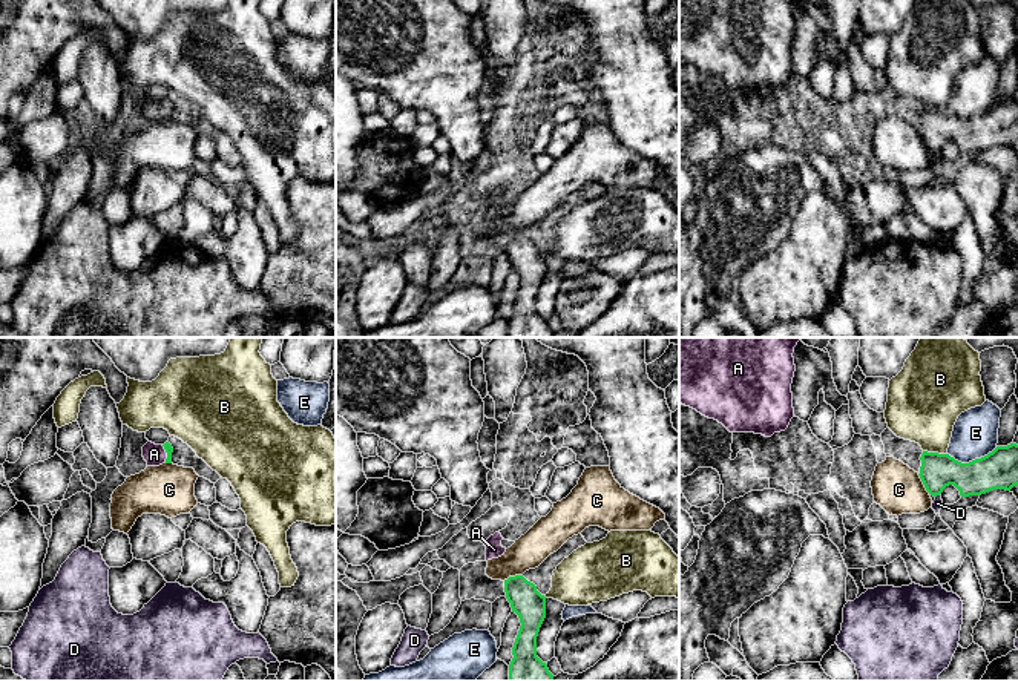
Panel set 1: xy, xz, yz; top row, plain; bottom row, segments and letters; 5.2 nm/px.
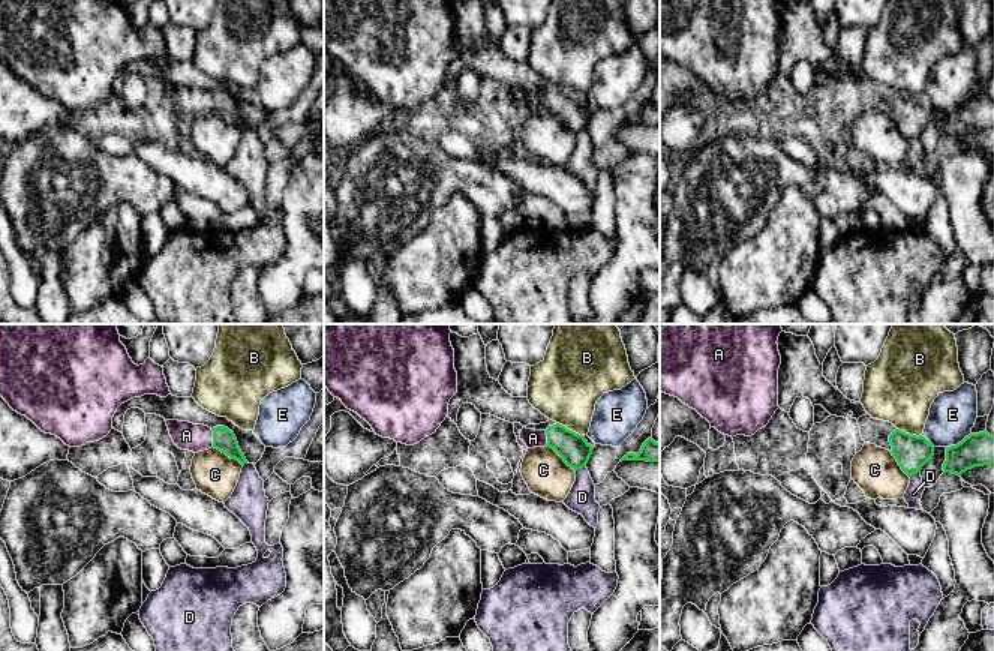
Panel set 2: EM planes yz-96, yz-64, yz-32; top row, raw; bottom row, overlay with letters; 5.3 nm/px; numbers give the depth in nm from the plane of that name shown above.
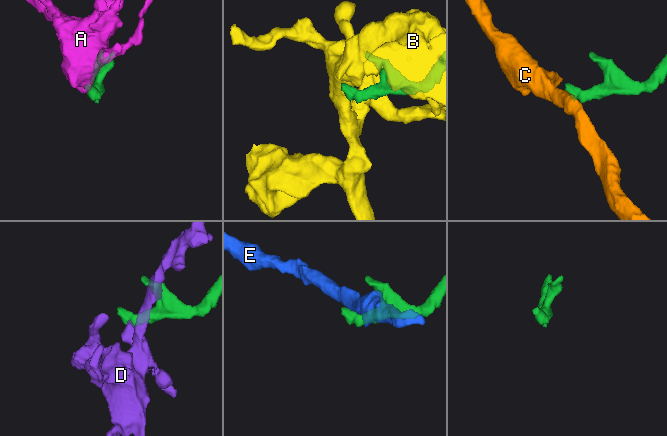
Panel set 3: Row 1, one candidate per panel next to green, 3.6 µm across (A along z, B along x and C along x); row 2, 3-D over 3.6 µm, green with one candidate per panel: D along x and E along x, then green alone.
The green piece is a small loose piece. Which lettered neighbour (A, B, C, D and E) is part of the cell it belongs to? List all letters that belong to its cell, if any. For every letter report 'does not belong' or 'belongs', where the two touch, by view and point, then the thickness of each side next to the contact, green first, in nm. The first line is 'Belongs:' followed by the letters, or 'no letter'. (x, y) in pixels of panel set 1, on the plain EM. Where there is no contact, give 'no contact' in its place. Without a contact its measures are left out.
Belongs: A
A: belongs; contact xy (167, 111); calibres 50 and 110 nm
B: does not belong; contact yz (935, 109); calibres 190 and 380 nm
C: does not belong; contact yz (923, 140); calibres 190 and 260 nm
D: does not belong; contact yz (937, 151); calibres 190 and 50 nm
E: does not belong; contact yz (972, 117); calibres 200 and 240 nm

